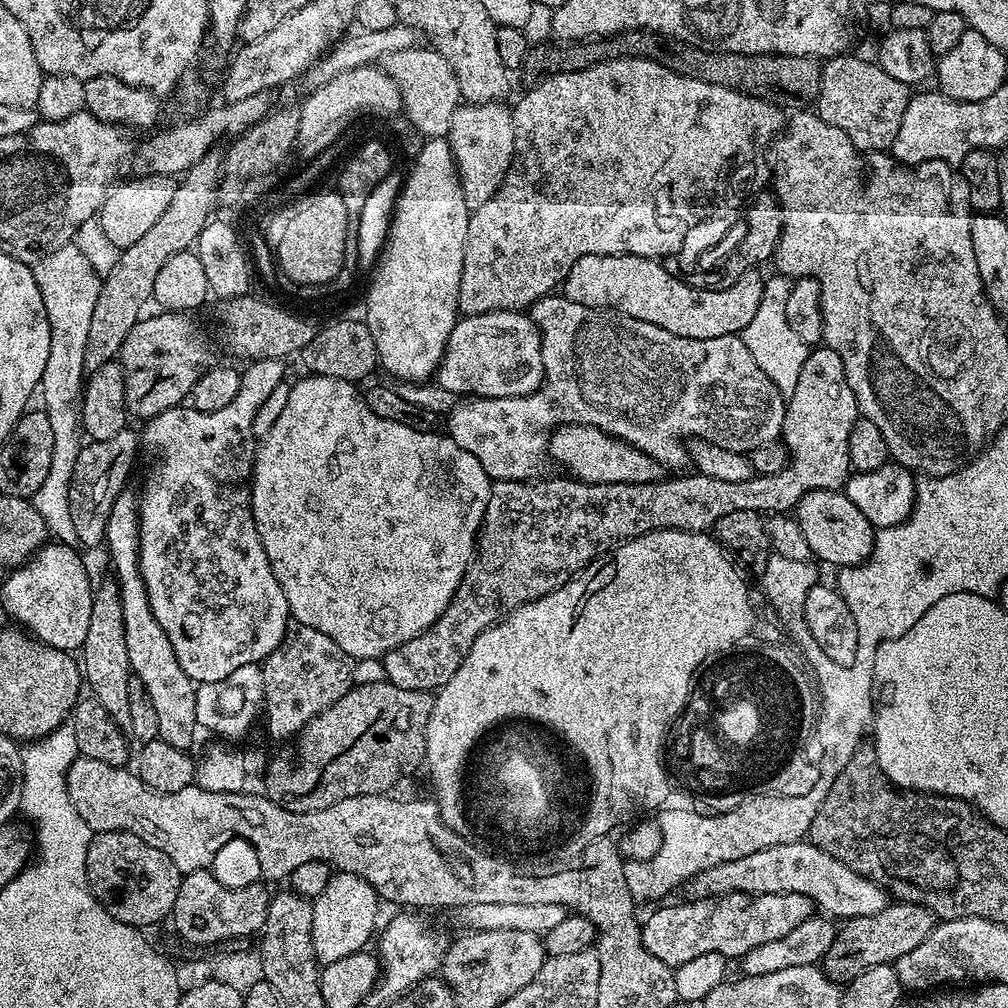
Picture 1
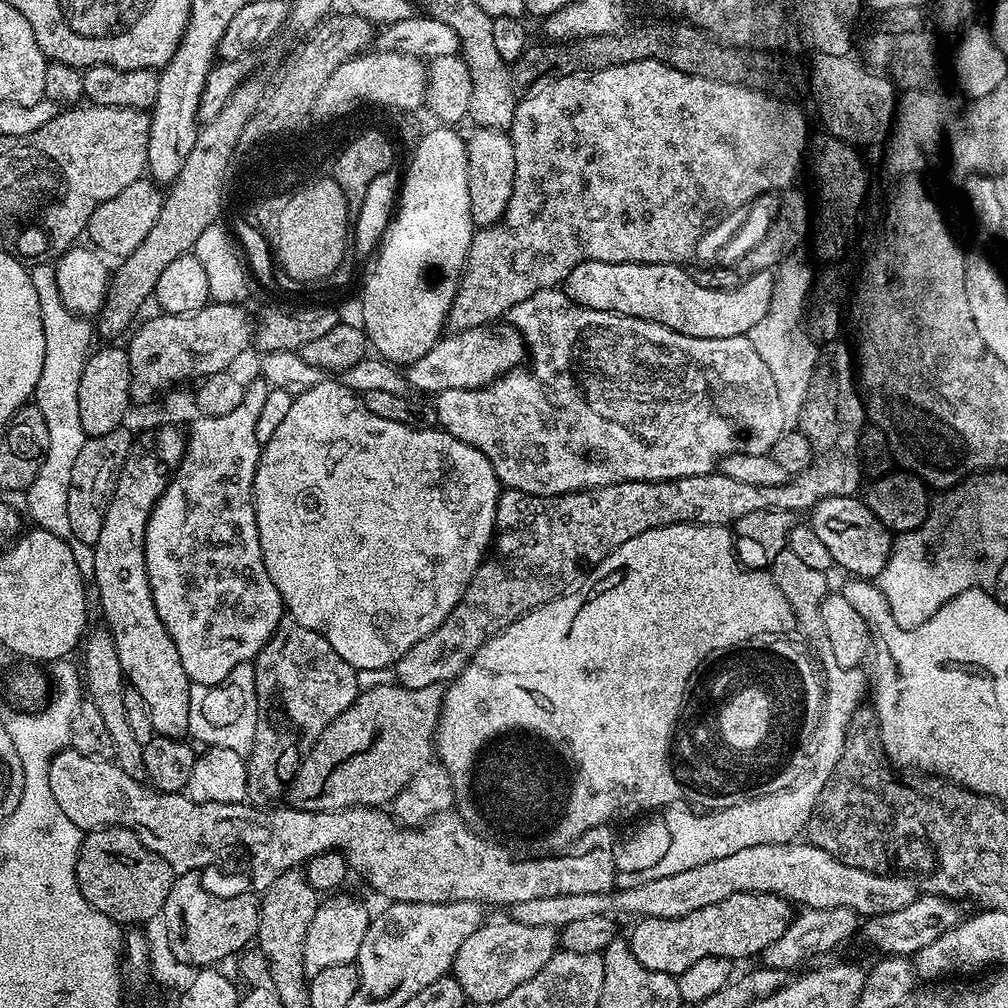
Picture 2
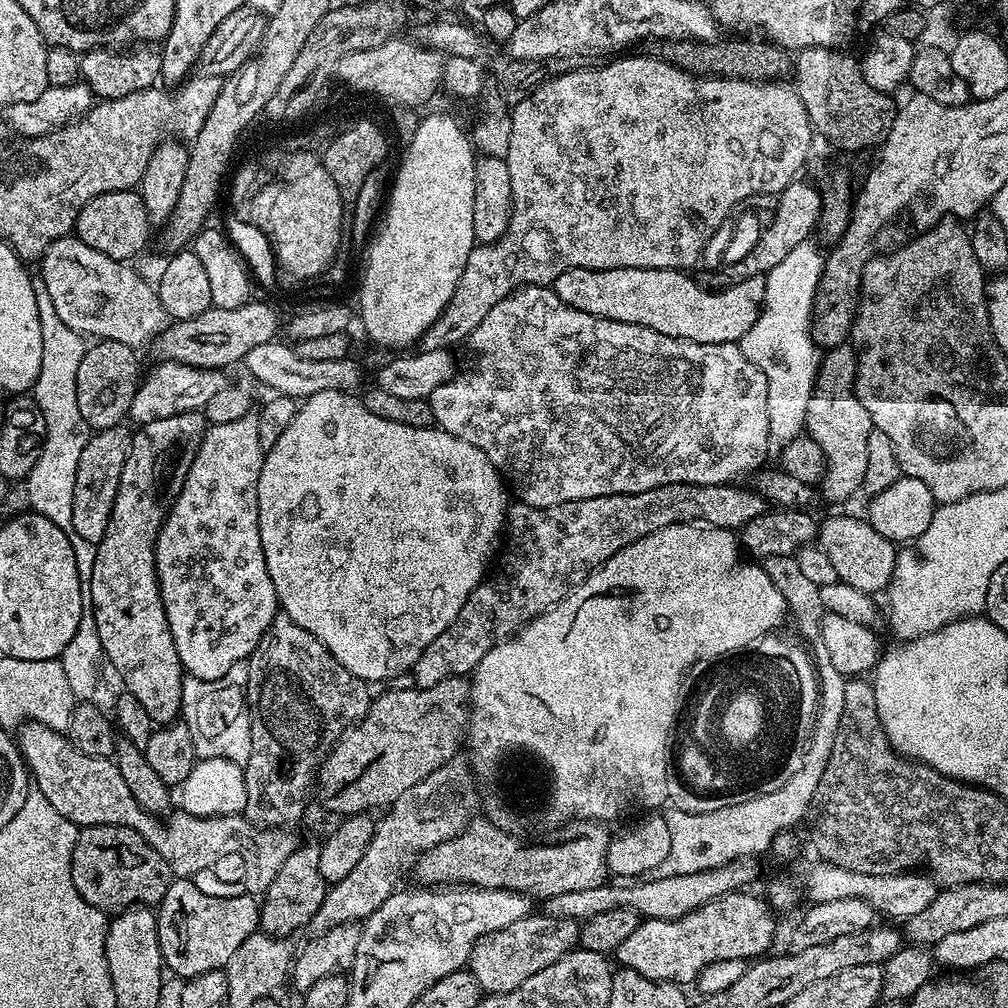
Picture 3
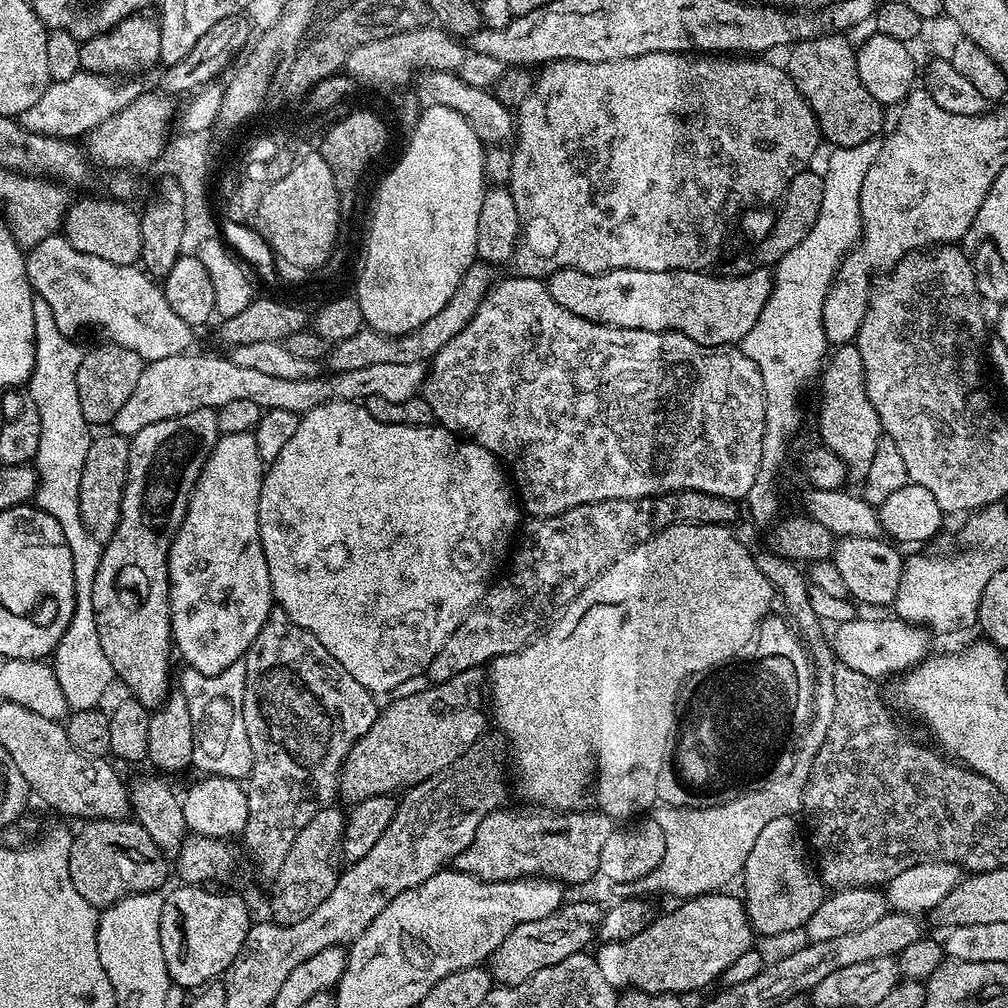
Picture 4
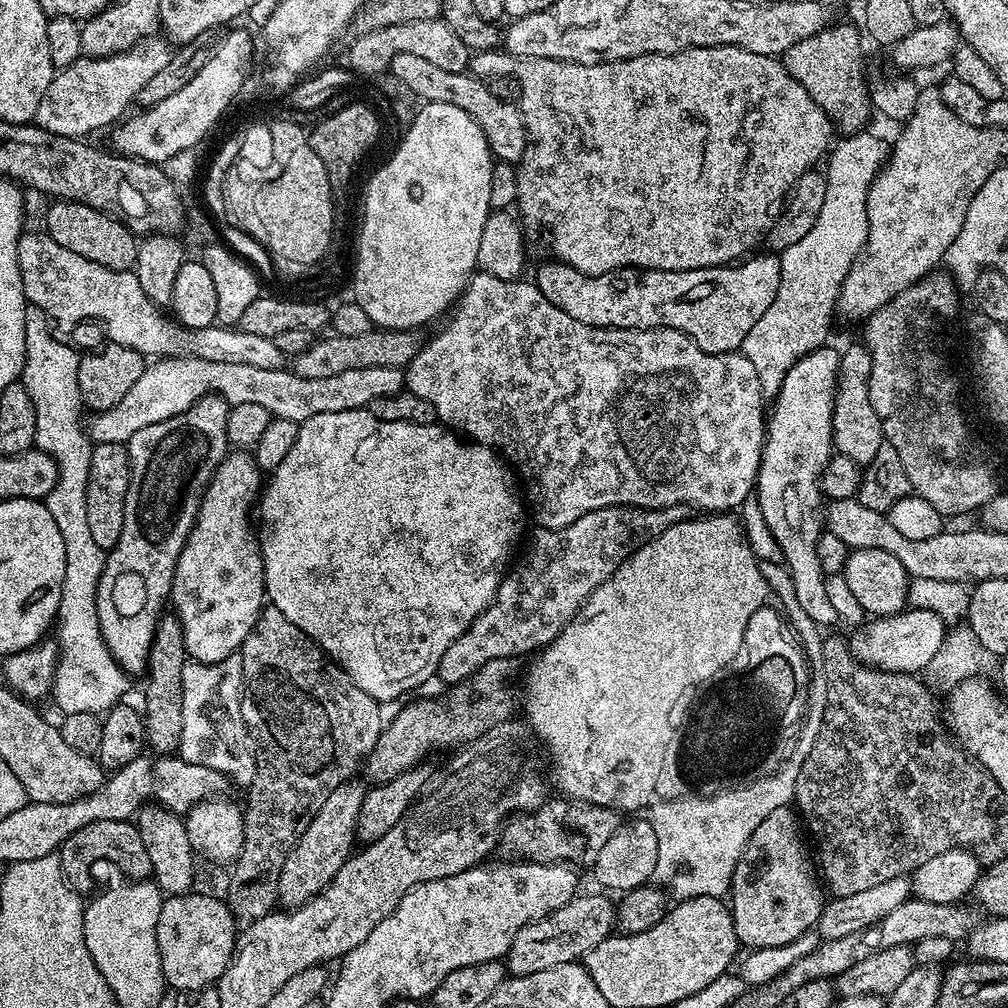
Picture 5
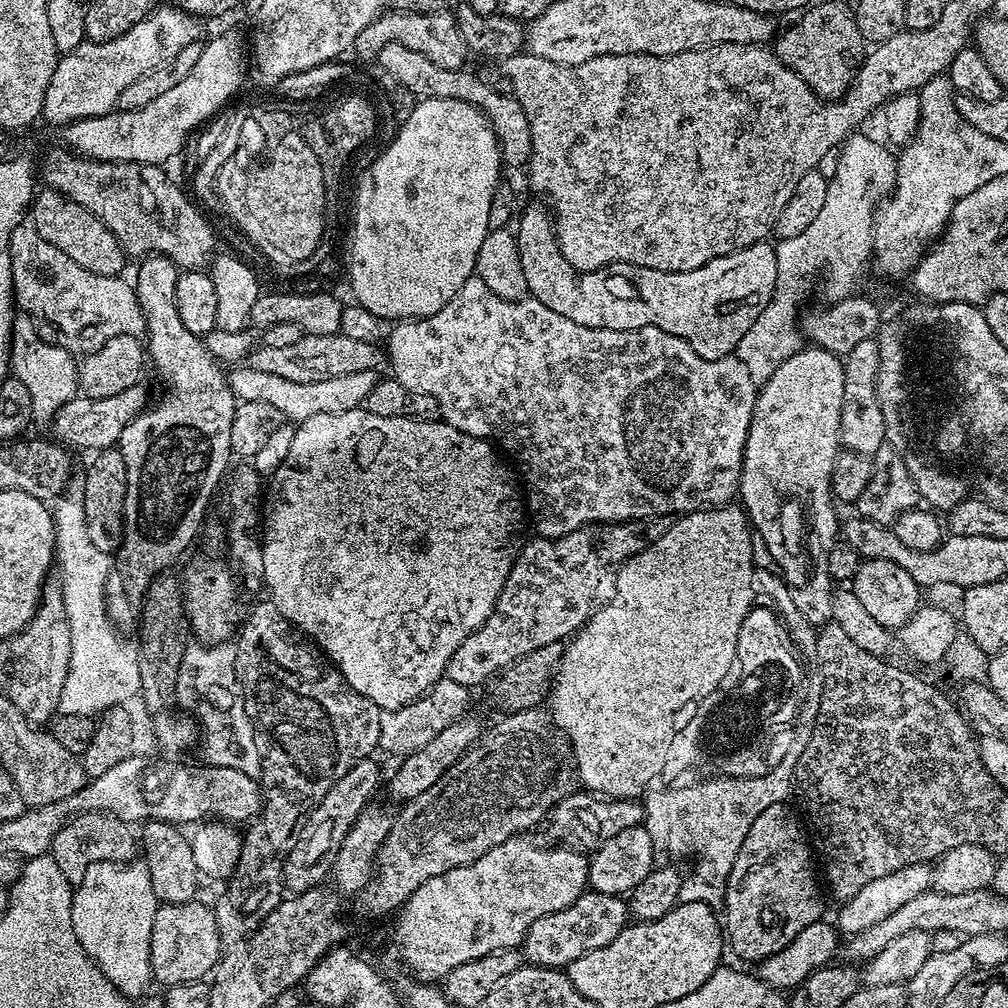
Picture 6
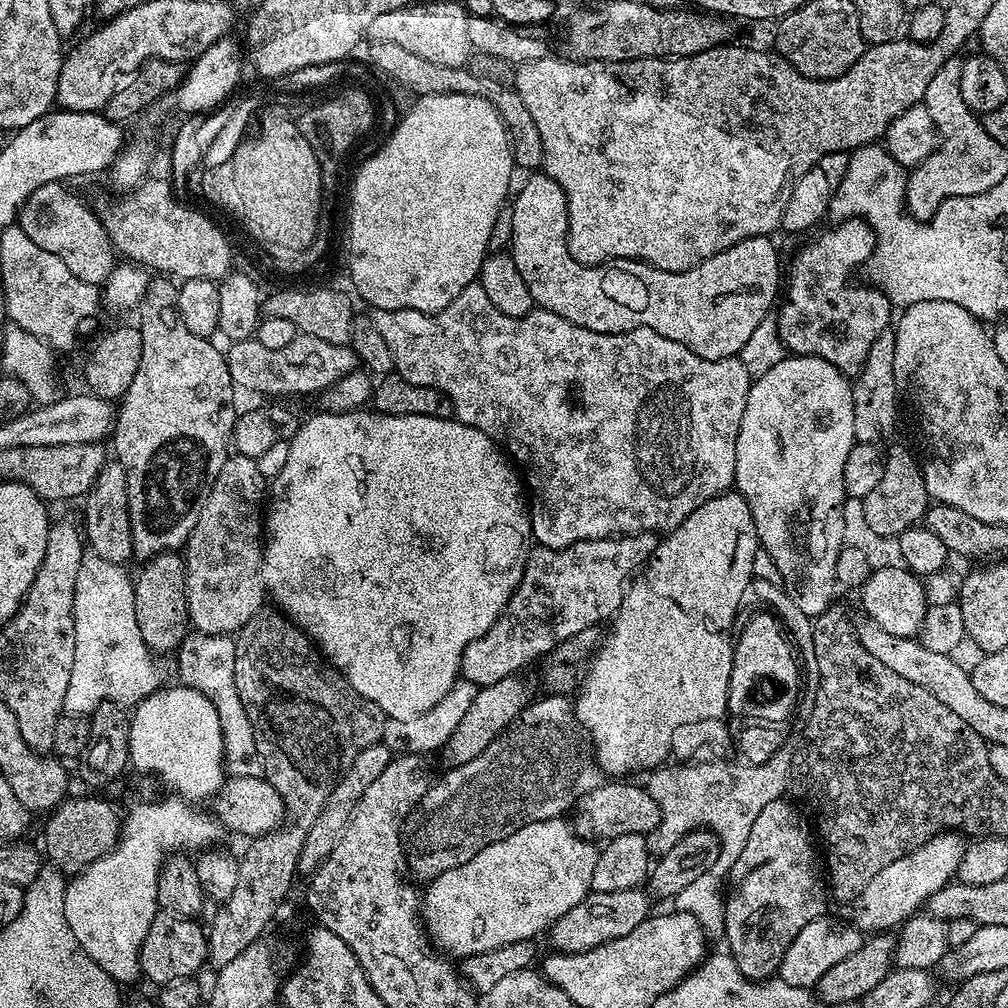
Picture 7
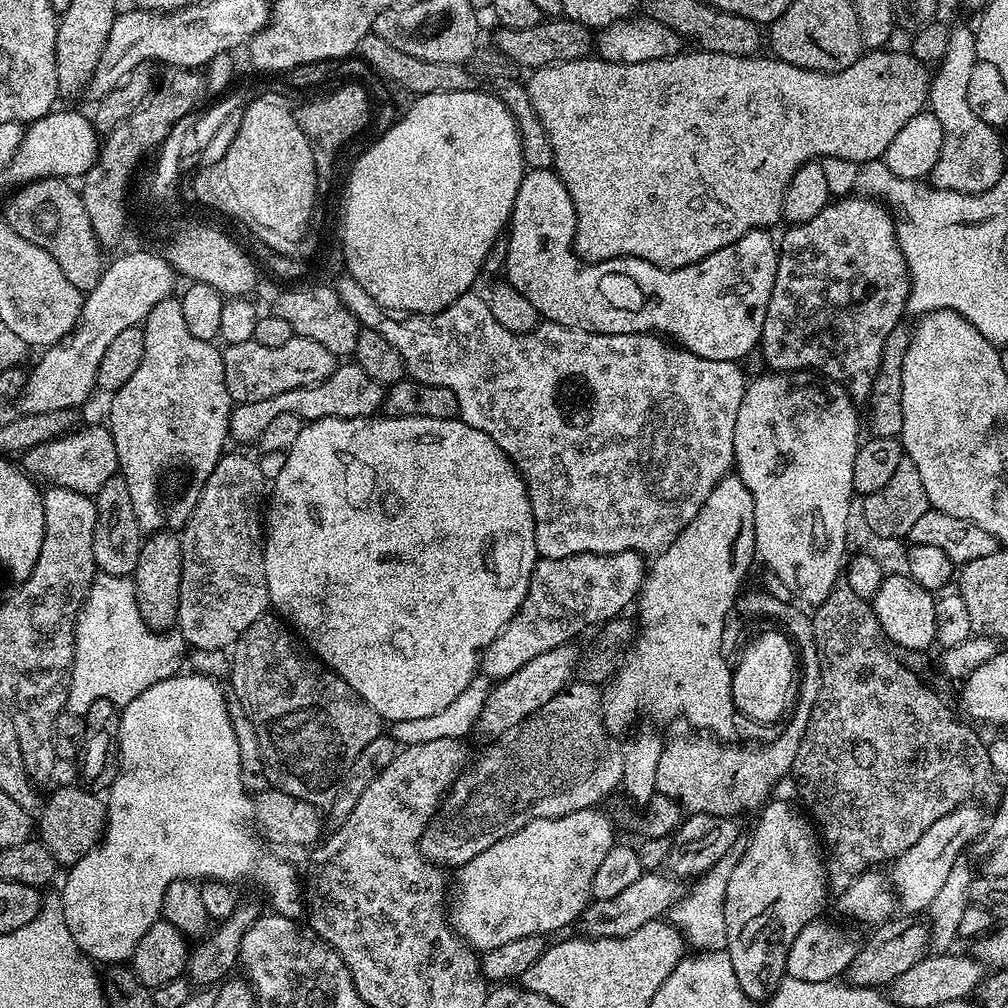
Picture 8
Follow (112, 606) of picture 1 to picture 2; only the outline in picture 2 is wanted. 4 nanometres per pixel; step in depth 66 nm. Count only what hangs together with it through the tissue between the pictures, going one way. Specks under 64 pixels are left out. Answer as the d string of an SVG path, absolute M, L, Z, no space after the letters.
M100 626L97 632L89 631L87 633L82 652L83 648L82 679L86 685L86 696L94 706L98 706L102 719L106 722L106 730L110 730L110 738L114 741L114 762L122 770L126 770L126 774L130 774L130 778L141 782L147 781L144 744L138 742L138 738L134 738L126 719L126 702L124 701L126 681L122 662L118 660L118 646L114 646L114 638L109 634L107 627Z

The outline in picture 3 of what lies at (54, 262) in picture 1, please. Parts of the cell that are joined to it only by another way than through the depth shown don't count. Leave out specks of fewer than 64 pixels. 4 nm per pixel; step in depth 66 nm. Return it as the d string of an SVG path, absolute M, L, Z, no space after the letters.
M33 283L32 289L38 302L38 318L42 322L42 366L34 385L34 399L46 422L46 434L35 466L36 486L38 490L66 496L66 490L74 484L74 474L78 474L78 458L82 458L82 450L86 450L90 435L86 418L82 418L78 410L76 393L78 362L82 362L84 357L86 340L81 333L70 330L62 318L58 318L58 310L54 310L54 302L50 302L50 293L44 284Z

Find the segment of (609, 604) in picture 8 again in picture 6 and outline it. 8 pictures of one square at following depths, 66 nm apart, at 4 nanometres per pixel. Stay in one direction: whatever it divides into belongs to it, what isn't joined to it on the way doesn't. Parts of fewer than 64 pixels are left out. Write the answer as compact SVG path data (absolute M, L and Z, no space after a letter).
M621 520L618 524L587 524L557 540L532 538L529 544L527 541L516 556L490 618L486 618L486 622L482 622L482 626L474 630L458 650L454 650L446 675L458 682L458 686L476 690L479 684L487 685L493 677L532 650L542 650L542 646L550 646L550 642L567 641L601 604L607 604L617 595L620 566L650 542L650 535L644 528L647 527L635 520Z

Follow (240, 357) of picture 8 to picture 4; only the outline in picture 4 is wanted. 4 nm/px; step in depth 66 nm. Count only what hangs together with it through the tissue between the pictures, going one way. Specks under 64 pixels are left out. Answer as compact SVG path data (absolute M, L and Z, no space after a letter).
M474 262L466 270L458 290L454 290L454 294L450 294L450 302L446 302L446 306L442 306L442 310L438 310L438 314L434 314L434 318L426 318L426 322L422 322L404 336L382 334L366 326L351 338L342 338L342 342L331 345L328 349L327 371L335 374L346 370L362 370L362 366L375 366L381 362L424 364L431 361L436 352L442 350L442 346L446 346L446 342L450 342L450 338L454 338L454 334L458 334L458 330L462 330L466 326L466 322L470 322L470 318L474 318L482 298L494 283L492 272L493 269L489 265L483 262Z

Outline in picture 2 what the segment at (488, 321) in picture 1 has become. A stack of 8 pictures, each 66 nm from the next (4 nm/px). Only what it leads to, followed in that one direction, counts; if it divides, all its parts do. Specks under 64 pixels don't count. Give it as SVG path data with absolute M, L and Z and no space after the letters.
M496 322L483 328L441 335L436 345L422 358L407 365L406 379L409 389L420 394L435 394L446 390L474 390L484 388L501 376L517 371L525 360L526 349L522 333L507 322Z

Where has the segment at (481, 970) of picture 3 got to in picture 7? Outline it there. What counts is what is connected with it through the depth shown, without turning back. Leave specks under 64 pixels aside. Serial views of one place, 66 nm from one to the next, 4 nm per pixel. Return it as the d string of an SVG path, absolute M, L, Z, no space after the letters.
M643 887L630 890L614 890L613 892L588 893L578 906L573 906L553 922L550 929L553 949L556 952L585 952L594 950L606 942L614 942L614 938L622 938L622 934L630 934L632 930L650 915L648 909L650 897Z

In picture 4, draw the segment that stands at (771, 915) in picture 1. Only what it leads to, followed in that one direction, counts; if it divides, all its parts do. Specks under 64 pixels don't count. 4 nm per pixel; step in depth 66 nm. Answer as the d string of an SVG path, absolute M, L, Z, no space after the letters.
M719 891L709 892L706 896L693 896L685 899L677 906L673 912L668 912L665 916L657 915L650 926L646 926L646 930L642 930L642 934L634 934L634 938L626 938L618 942L610 942L609 944L601 943L600 949L594 952L596 961L598 962L598 970L602 970L606 976L606 982L610 982L610 986L617 990L635 990L637 992L671 992L673 994L685 994L684 992L696 992L699 988L704 988L707 984L712 984L715 980L719 981L722 974L726 970L726 966L730 966L730 962L737 960L741 954L753 951L754 933L751 924L748 923L748 911L744 909L744 901L739 895L736 896L720 896Z

